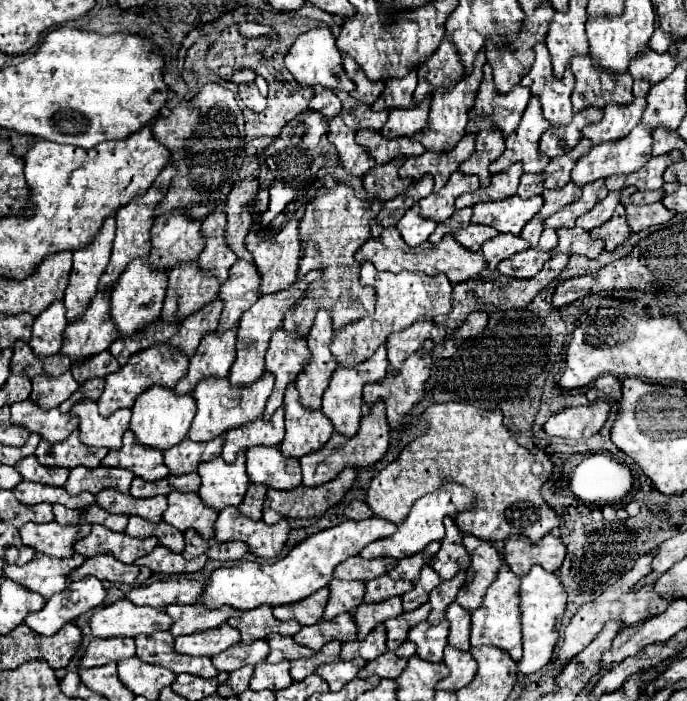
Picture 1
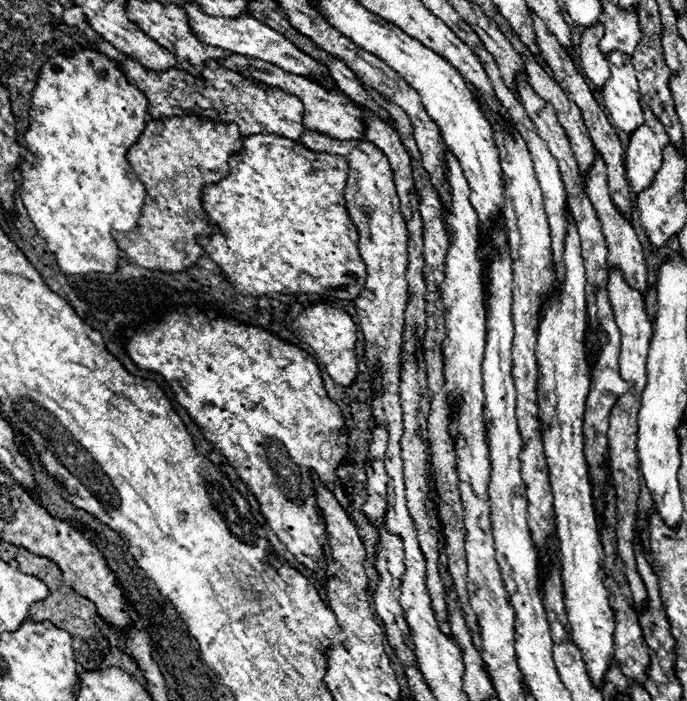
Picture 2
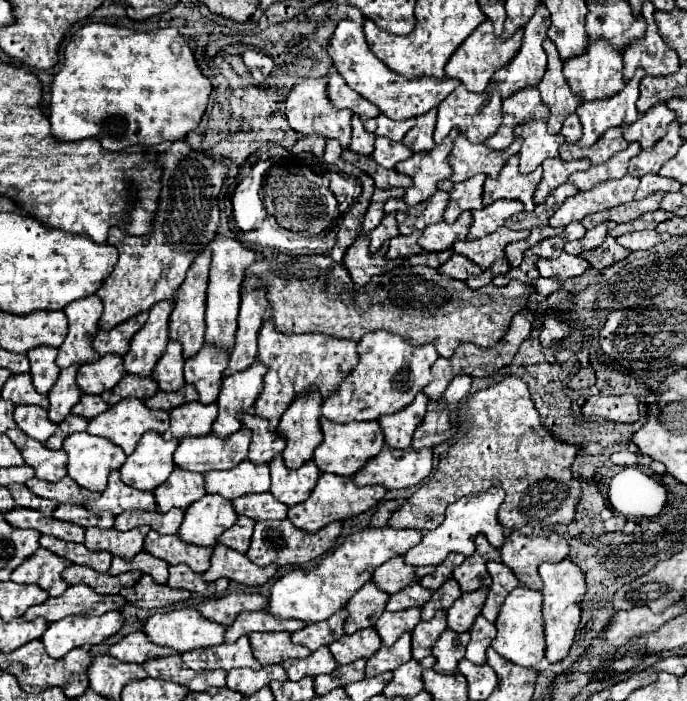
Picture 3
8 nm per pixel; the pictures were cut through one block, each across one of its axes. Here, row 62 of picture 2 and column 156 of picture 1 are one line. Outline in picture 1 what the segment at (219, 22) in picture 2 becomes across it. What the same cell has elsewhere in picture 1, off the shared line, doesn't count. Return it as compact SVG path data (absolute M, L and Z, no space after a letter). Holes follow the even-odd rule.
M146 258L132 260L124 274L120 276L118 284L112 290L112 304L110 304L110 316L116 324L118 338L132 336L134 332L144 330L148 324L156 322L160 316L160 308L164 302L166 292L166 272L164 270L150 270Z

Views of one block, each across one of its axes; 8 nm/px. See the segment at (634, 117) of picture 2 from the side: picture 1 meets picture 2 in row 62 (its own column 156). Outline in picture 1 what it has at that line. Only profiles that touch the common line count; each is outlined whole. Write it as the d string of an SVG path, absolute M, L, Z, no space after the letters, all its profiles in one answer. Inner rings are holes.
M118 600L110 606L102 606L92 614L90 628L96 638L112 636L140 636L158 630L170 630L172 618L164 610L136 606L130 600Z

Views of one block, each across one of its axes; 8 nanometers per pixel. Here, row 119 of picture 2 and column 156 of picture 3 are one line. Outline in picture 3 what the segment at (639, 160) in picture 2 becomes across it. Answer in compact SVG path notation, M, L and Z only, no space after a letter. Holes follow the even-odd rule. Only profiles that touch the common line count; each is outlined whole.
M132 632L124 636L120 642L112 644L108 650L110 656L122 660L122 662L134 662L134 664L144 664L150 658L158 656L170 656L174 654L172 648L164 648L158 644L152 644L144 632Z

